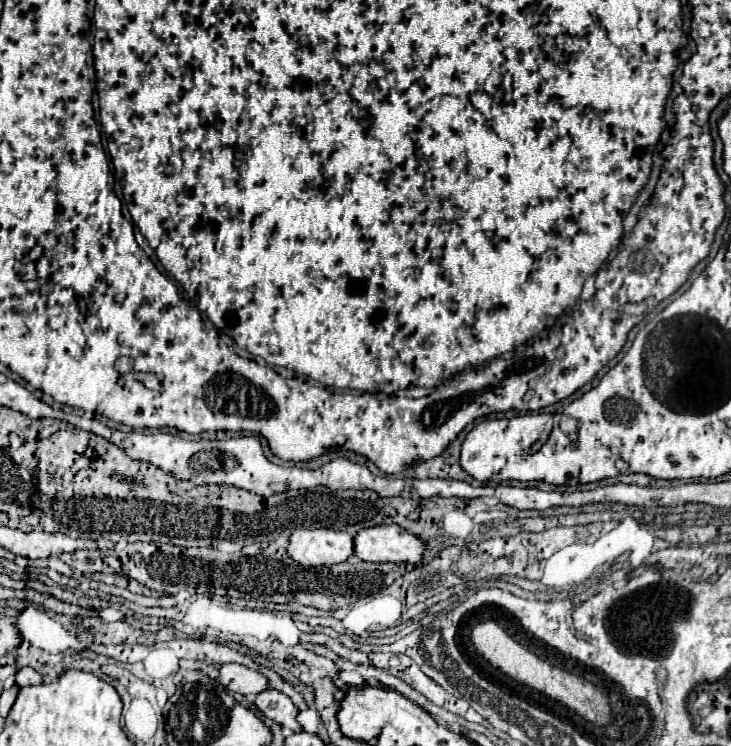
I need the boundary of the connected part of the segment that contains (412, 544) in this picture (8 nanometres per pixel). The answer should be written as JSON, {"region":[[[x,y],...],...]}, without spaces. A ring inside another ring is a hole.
{"region":[[[400,525],[362,529],[354,539],[356,557],[372,563],[420,563],[426,543]]]}

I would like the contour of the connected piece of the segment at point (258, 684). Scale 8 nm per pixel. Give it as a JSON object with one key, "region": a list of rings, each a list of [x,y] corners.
{"region":[[[230,663],[230,665],[222,665],[218,669],[218,677],[216,681],[226,687],[232,693],[240,693],[240,695],[256,695],[264,689],[268,689],[268,681],[262,673],[252,671],[244,665],[238,663]]]}

